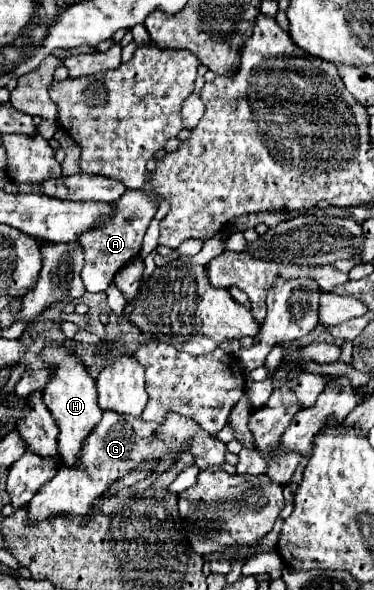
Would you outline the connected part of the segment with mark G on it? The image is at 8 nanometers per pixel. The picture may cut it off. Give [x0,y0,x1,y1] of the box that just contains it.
[28,412,226,524]

